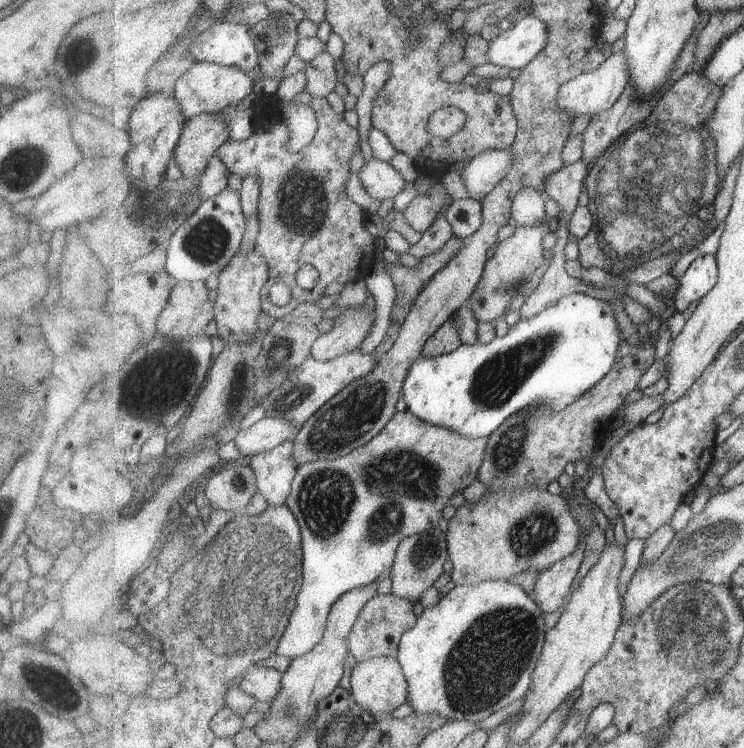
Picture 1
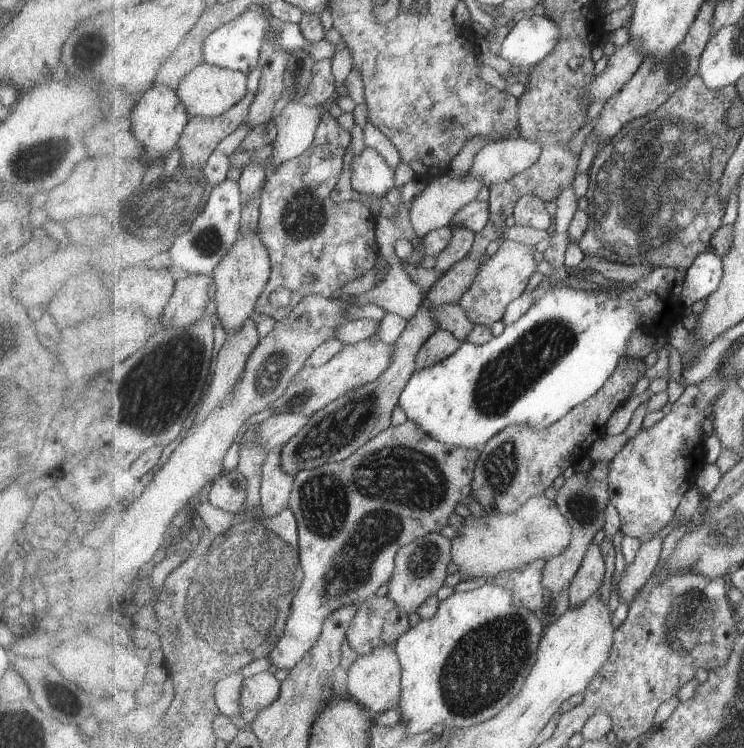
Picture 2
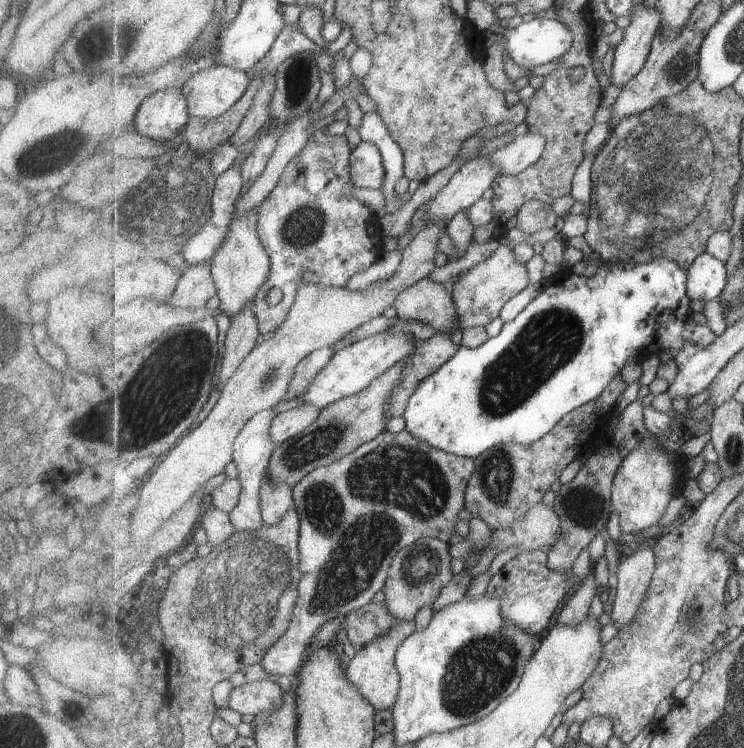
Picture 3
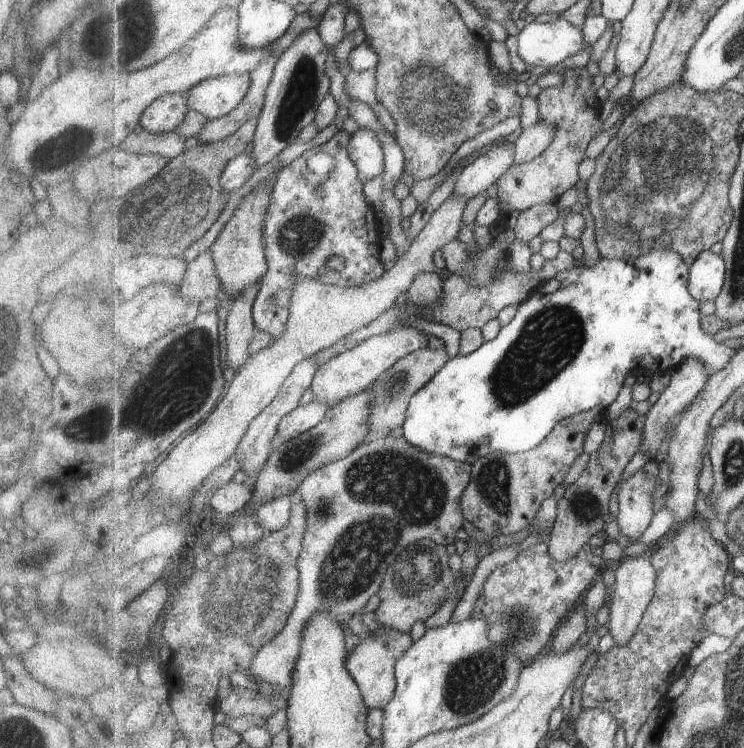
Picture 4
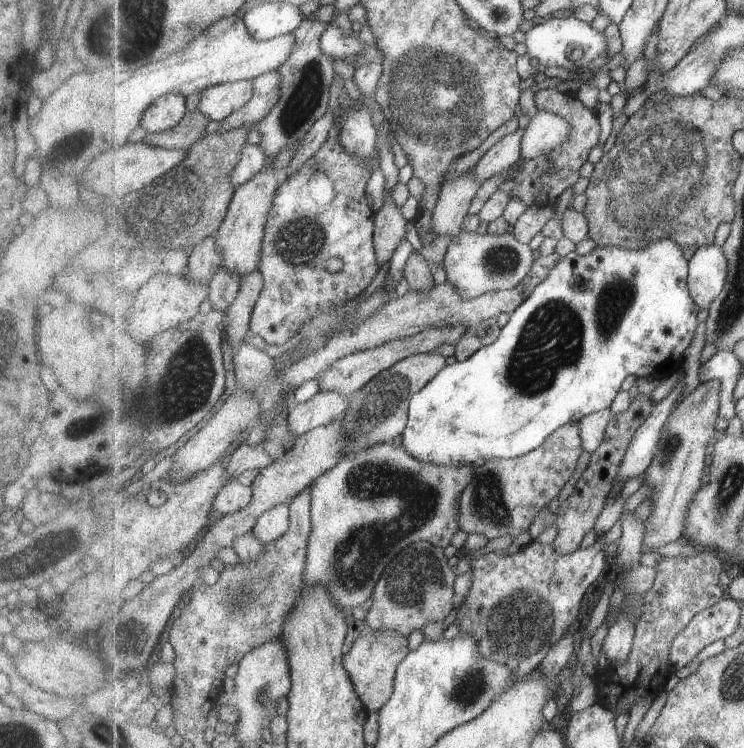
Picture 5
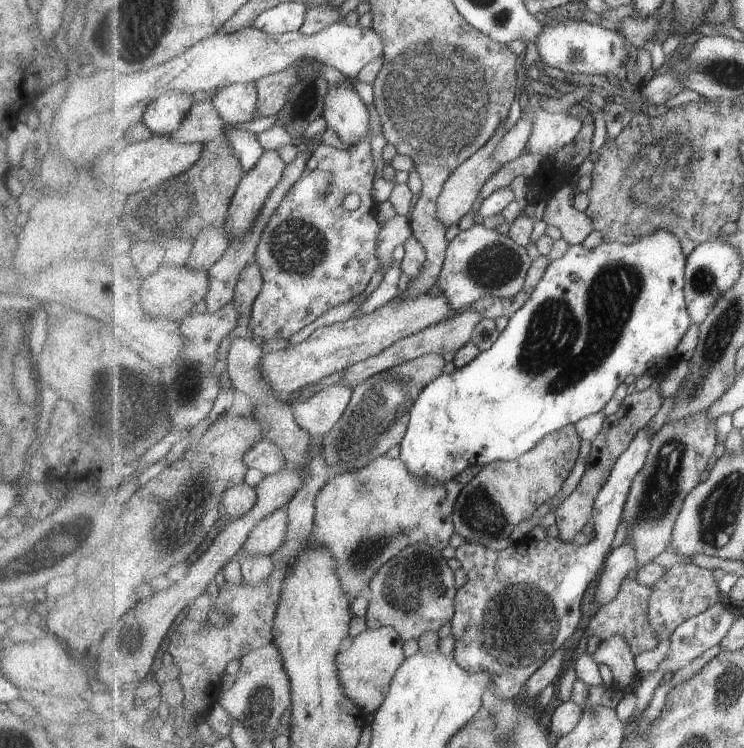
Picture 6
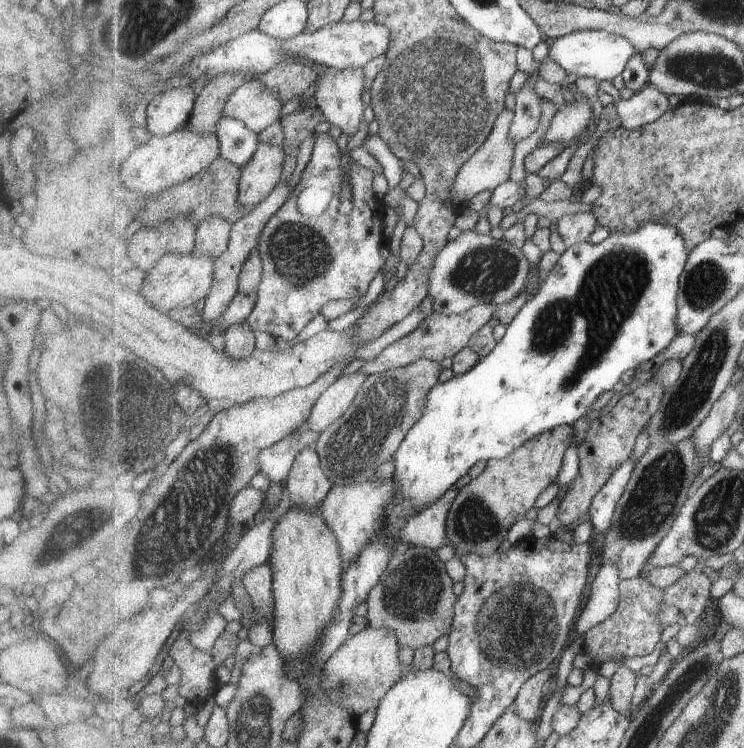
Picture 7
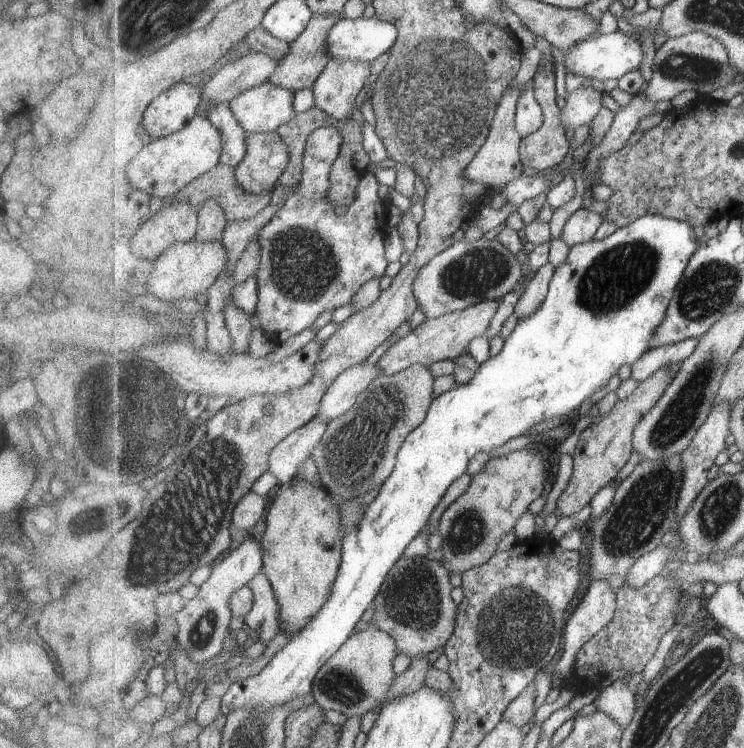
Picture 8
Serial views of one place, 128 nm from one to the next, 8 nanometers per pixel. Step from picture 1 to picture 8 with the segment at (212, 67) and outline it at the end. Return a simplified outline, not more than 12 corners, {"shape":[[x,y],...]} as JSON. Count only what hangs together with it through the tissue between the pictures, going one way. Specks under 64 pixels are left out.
{"shape":[[266,83],[230,106],[247,133],[297,116],[291,90]]}

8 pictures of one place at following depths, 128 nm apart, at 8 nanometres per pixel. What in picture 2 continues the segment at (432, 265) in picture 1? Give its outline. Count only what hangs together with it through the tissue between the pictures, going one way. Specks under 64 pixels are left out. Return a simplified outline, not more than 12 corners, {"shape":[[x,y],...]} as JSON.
{"shape":[[457,225],[454,238],[437,257],[435,269],[446,273],[465,259],[476,239],[474,230]]}

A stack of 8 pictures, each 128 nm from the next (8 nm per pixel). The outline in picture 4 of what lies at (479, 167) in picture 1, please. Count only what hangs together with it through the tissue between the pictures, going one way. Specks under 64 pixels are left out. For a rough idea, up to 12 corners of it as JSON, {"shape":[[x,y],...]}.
{"shape":[[539,121],[515,141],[517,164],[552,145],[556,126]]}

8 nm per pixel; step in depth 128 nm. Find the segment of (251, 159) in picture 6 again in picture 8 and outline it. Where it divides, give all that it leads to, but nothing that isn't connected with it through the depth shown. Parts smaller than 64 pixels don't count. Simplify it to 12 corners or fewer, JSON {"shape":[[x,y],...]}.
{"shape":[[229,103],[206,118],[223,136],[220,163],[237,168],[247,156],[247,130]]}

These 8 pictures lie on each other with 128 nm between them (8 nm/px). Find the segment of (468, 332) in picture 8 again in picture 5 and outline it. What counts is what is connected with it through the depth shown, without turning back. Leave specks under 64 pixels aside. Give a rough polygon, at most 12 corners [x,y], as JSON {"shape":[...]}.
{"shape":[[467,326],[431,328],[338,359],[316,380],[350,398],[401,360],[456,346]]}

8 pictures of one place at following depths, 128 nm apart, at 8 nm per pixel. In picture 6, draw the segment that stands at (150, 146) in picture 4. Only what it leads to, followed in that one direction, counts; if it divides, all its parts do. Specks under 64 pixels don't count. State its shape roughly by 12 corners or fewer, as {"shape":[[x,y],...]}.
{"shape":[[213,97],[197,102],[169,138],[209,142],[226,133]]}

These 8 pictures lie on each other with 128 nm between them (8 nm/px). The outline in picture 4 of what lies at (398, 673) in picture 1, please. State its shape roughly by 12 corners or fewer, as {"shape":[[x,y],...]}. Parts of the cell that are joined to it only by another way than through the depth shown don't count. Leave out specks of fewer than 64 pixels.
{"shape":[[383,625],[346,660],[370,709],[395,696],[415,642]]}

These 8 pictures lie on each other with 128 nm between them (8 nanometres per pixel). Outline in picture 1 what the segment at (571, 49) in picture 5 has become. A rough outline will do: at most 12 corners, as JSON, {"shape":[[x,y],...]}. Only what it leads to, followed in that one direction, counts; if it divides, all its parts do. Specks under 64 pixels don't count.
{"shape":[[521,14],[486,58],[521,71],[547,48],[550,28]]}

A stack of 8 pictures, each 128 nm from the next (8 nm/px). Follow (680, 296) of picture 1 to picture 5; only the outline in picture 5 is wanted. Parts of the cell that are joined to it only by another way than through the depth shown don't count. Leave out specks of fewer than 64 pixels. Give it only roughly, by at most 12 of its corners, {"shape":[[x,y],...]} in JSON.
{"shape":[[699,248],[688,276],[694,303],[710,309],[726,286],[728,259]]}

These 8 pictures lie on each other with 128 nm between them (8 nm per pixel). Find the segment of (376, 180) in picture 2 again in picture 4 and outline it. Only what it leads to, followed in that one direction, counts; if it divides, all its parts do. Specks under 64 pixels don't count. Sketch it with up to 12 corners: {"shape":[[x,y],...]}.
{"shape":[[369,127],[347,150],[364,183],[384,173],[384,144]]}

